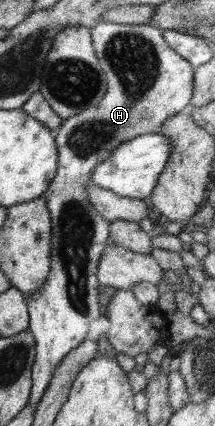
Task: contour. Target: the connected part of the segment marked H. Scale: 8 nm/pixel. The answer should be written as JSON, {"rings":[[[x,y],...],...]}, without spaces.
{"rings":[[[117,22],[97,23],[90,29],[93,48],[101,70],[107,77],[107,92],[103,101],[96,106],[89,106],[82,112],[64,119],[60,125],[57,136],[54,137],[59,154],[59,167],[55,177],[47,188],[43,197],[50,213],[52,234],[50,249],[50,272],[47,279],[33,296],[26,297],[28,314],[30,317],[28,328],[35,340],[36,354],[32,365],[32,388],[28,405],[36,405],[41,401],[57,366],[63,358],[80,344],[89,335],[89,323],[99,319],[101,304],[99,304],[99,287],[97,268],[102,251],[107,246],[110,222],[99,215],[99,212],[88,200],[86,189],[93,184],[92,171],[97,165],[107,161],[111,153],[119,144],[133,139],[138,135],[157,134],[165,120],[176,116],[189,106],[193,94],[194,67],[183,57],[180,57],[163,38],[159,28],[151,25],[129,25]]]}

